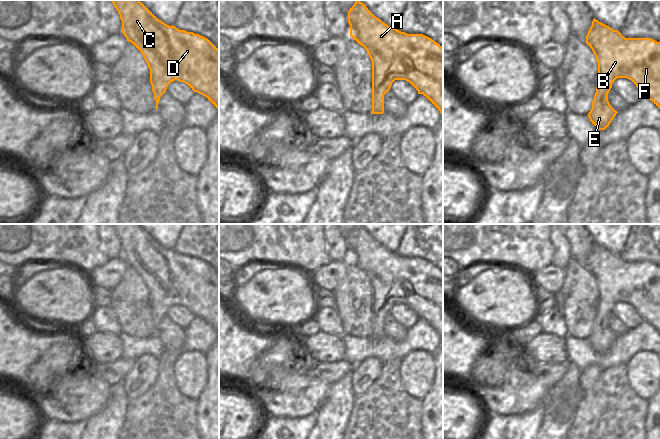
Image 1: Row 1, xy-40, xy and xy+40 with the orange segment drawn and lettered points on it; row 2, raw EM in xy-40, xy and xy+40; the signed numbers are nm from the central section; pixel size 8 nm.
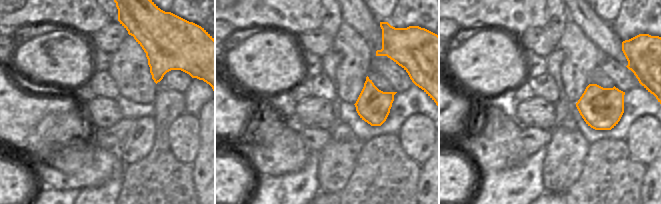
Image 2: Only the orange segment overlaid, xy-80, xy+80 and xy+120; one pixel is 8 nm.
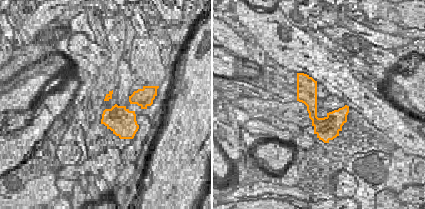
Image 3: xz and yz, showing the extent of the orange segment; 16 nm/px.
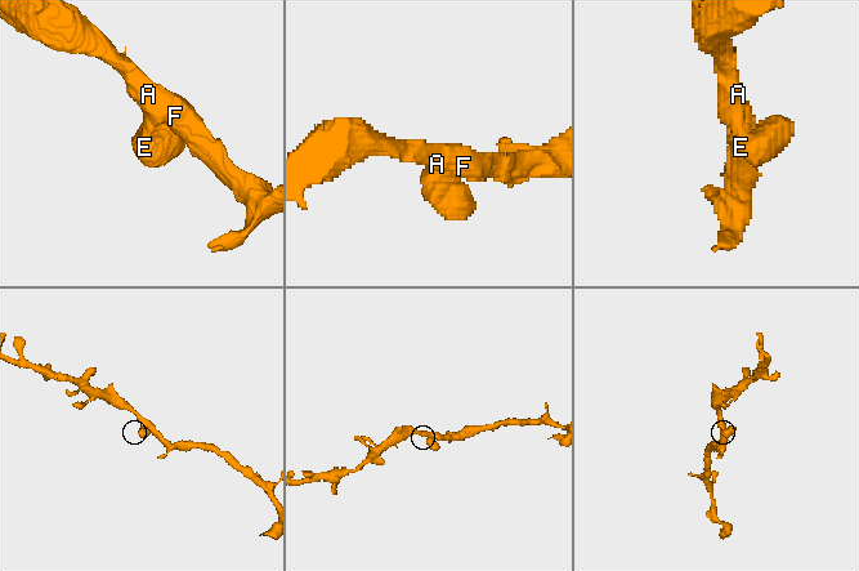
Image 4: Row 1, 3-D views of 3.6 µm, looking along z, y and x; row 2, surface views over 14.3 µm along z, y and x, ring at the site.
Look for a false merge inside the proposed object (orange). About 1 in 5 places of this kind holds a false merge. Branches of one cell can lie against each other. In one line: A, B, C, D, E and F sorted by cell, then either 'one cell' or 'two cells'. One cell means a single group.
A B C D E F; one cell

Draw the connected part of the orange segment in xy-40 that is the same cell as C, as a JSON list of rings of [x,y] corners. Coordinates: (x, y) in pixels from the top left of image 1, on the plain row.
[[[140,224],[111,225],[120,239],[122,257],[142,277],[150,293],[156,333],[168,309],[177,304],[205,320],[219,335],[219,273],[199,258],[165,248]]]

